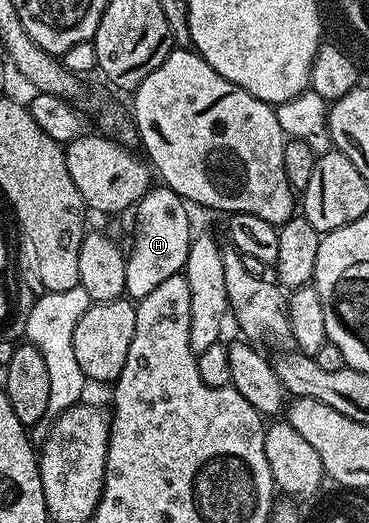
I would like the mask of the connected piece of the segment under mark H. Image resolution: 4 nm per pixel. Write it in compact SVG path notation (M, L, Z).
M165 185L149 188L148 193L134 207L134 239L125 261L125 294L134 301L145 298L163 280L177 276L184 268L192 245L189 206L174 190Z

